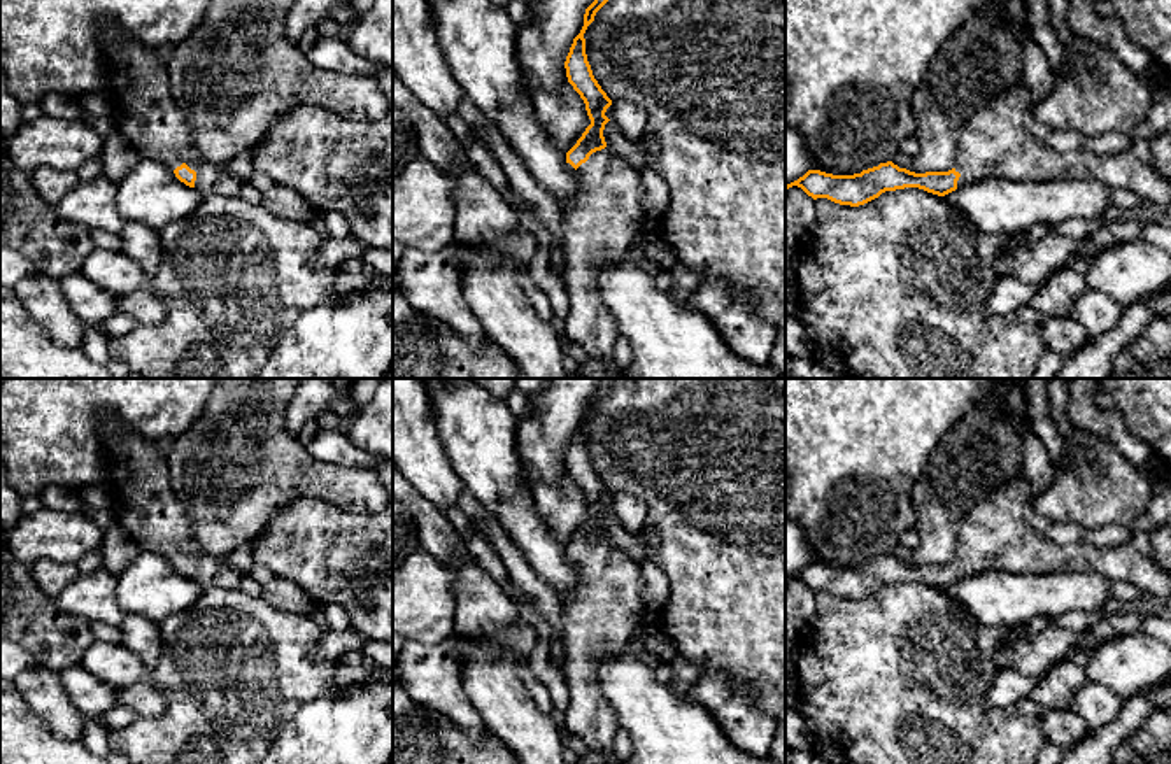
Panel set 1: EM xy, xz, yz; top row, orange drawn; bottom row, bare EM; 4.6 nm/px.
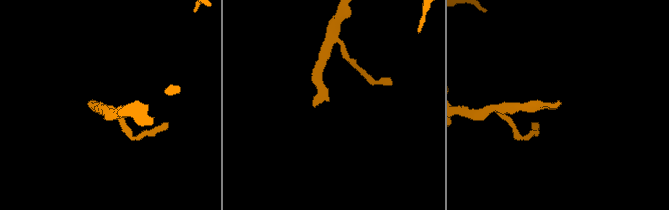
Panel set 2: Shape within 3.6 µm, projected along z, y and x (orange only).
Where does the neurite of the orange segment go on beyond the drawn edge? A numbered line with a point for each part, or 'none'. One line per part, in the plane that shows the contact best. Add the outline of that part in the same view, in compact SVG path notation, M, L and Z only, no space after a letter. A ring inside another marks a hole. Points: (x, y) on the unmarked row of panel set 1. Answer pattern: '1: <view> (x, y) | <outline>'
1: xz (603, 607) | M608 538L593 545L577 562L570 555L566 559L573 566L575 580L561 606L566 650L563 673L570 689L564 725L570 734L586 743L587 750L601 753L605 764L624 764L614 752L619 724L600 690L598 666L605 655L617 654L628 643L645 613L642 569L628 552Z

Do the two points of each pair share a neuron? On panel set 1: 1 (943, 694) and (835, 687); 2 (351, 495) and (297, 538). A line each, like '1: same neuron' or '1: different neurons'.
1: same neuron
2: different neurons

